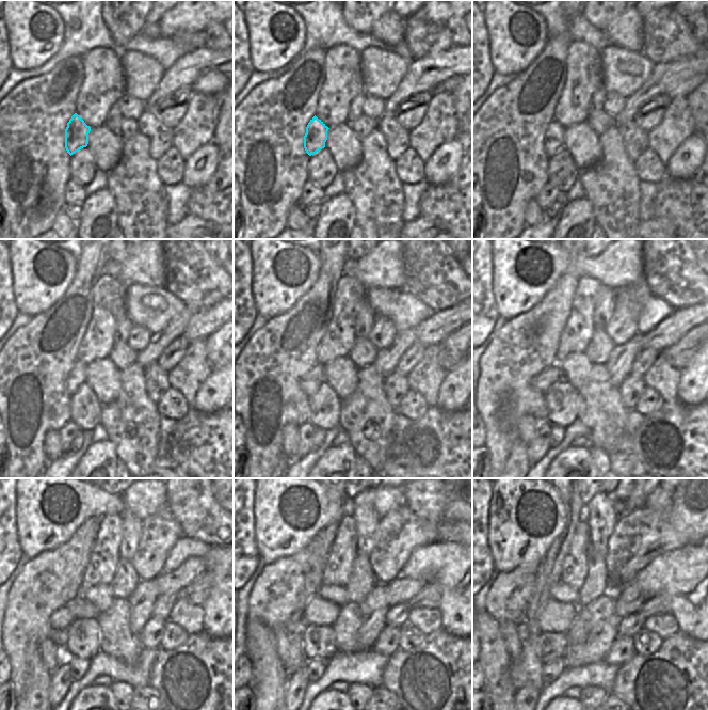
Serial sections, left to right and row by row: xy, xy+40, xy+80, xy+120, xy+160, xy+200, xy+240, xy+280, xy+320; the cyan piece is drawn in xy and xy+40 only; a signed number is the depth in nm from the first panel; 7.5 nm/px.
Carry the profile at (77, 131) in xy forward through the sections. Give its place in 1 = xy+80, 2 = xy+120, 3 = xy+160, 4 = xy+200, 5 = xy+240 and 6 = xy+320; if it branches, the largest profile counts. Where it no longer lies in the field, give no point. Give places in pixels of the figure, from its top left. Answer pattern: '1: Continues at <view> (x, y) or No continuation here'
1: Continues at xy+80 (553, 141)
2: Continues at xy+120 (77, 376)
3: Continues at xy+160 (311, 380)
4: Continues at xy+200 (545, 379)
5: Continues at xy+240 (61, 619)
6: Continues at xy+320 (521, 628)

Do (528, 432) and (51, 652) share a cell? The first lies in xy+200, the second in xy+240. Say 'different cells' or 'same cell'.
same cell

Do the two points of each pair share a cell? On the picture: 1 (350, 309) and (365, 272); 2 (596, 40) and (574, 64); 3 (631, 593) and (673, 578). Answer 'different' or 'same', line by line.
1: different
2: different
3: different

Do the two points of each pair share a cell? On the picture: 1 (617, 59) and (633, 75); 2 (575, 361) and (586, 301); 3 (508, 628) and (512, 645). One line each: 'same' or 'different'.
1: same
2: different
3: same

